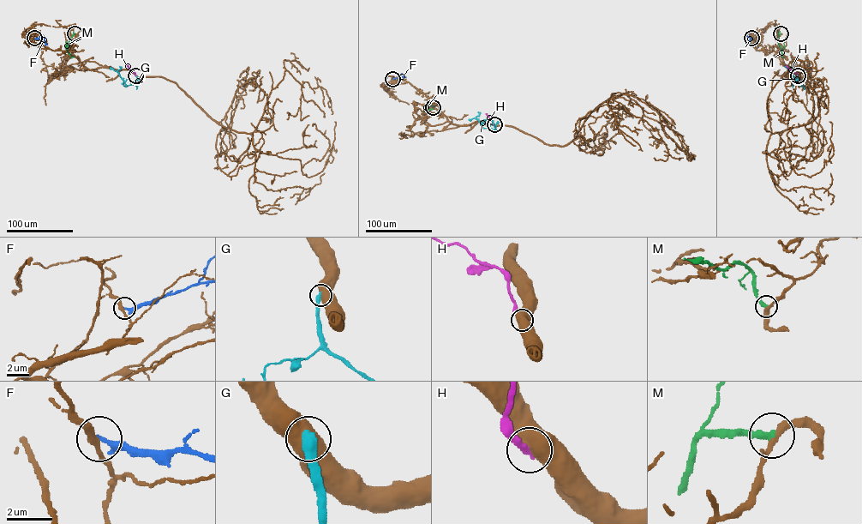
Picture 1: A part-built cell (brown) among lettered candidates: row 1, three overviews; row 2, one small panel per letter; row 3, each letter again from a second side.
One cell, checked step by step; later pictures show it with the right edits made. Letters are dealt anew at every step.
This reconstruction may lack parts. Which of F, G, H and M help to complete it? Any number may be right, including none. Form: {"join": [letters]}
{"join": []}

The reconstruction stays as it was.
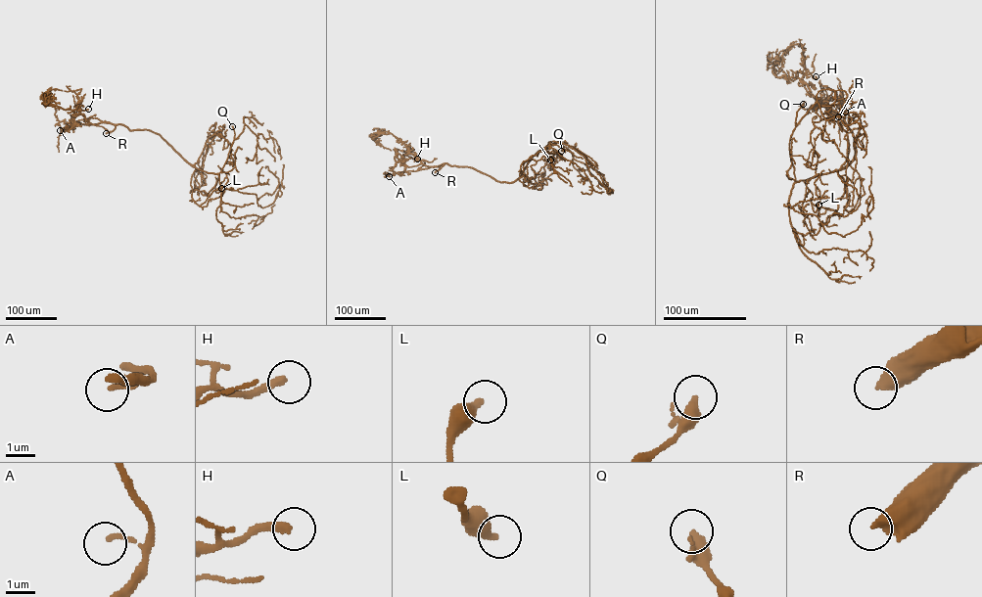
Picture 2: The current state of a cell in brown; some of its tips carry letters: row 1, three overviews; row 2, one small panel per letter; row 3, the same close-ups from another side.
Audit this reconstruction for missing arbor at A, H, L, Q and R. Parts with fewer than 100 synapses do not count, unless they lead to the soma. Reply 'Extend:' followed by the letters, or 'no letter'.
Extend: R

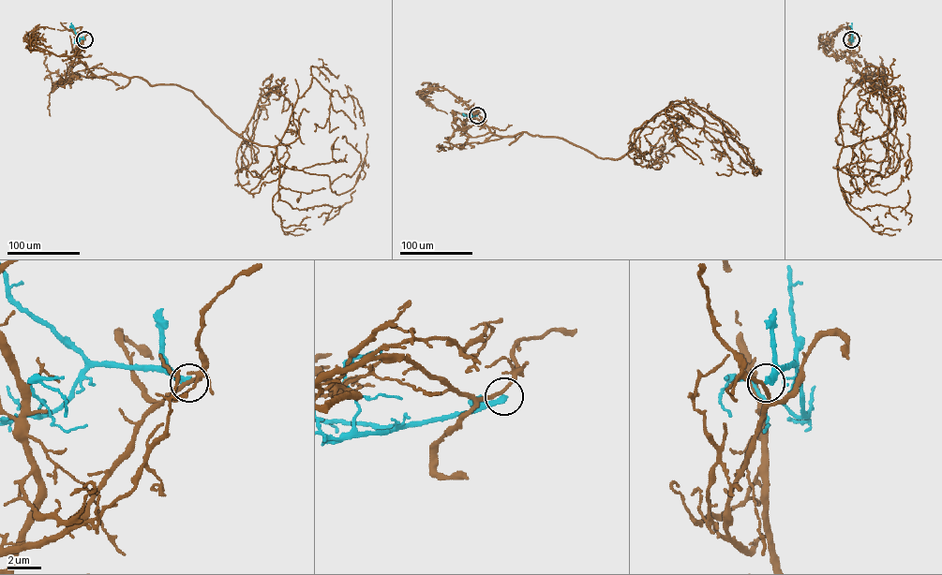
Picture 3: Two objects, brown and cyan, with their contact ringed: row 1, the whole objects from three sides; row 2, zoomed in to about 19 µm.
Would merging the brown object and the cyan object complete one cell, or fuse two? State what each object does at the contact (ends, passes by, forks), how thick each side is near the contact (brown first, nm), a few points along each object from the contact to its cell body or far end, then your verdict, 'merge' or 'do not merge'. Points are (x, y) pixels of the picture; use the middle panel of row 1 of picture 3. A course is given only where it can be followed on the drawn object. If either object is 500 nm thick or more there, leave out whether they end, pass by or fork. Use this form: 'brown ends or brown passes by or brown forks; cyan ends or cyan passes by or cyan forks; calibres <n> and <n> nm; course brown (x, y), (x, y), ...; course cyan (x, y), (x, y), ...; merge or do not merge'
brown passes by; cyan ends; calibres 200 and 360 nm; course brown (477, 115), (469, 115), (496, 135), (560, 138), (618, 159), (680, 101), (719, 121), (729, 149), (759, 170); course cyan (477, 115), (464, 116); do not merge

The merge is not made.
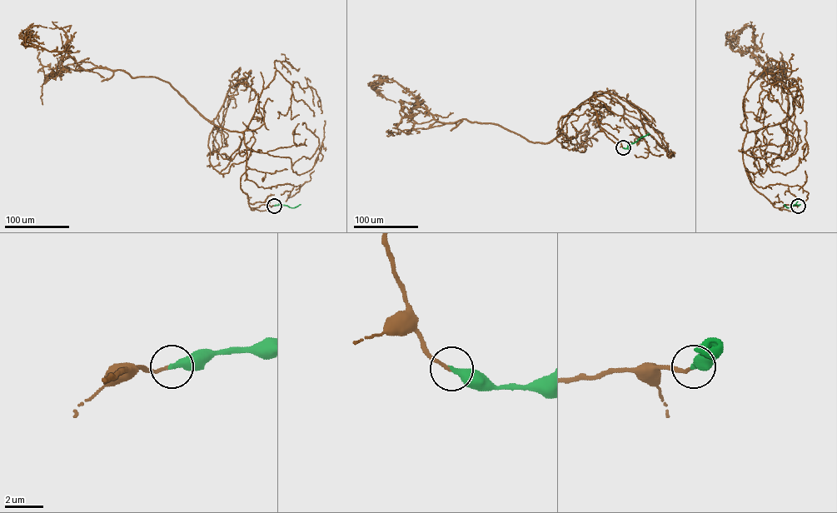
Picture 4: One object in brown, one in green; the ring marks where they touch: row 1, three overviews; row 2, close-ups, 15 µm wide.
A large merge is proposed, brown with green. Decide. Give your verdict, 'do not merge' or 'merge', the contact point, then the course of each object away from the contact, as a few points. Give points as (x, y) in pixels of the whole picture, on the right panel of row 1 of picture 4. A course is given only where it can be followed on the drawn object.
merge; at (798, 206); brown runs (798, 206), (775, 207), (744, 164), (745, 134), (794, 110), (774, 67), (729, 47), (753, 27); green runs (798, 206), (787, 207), (784, 204)

